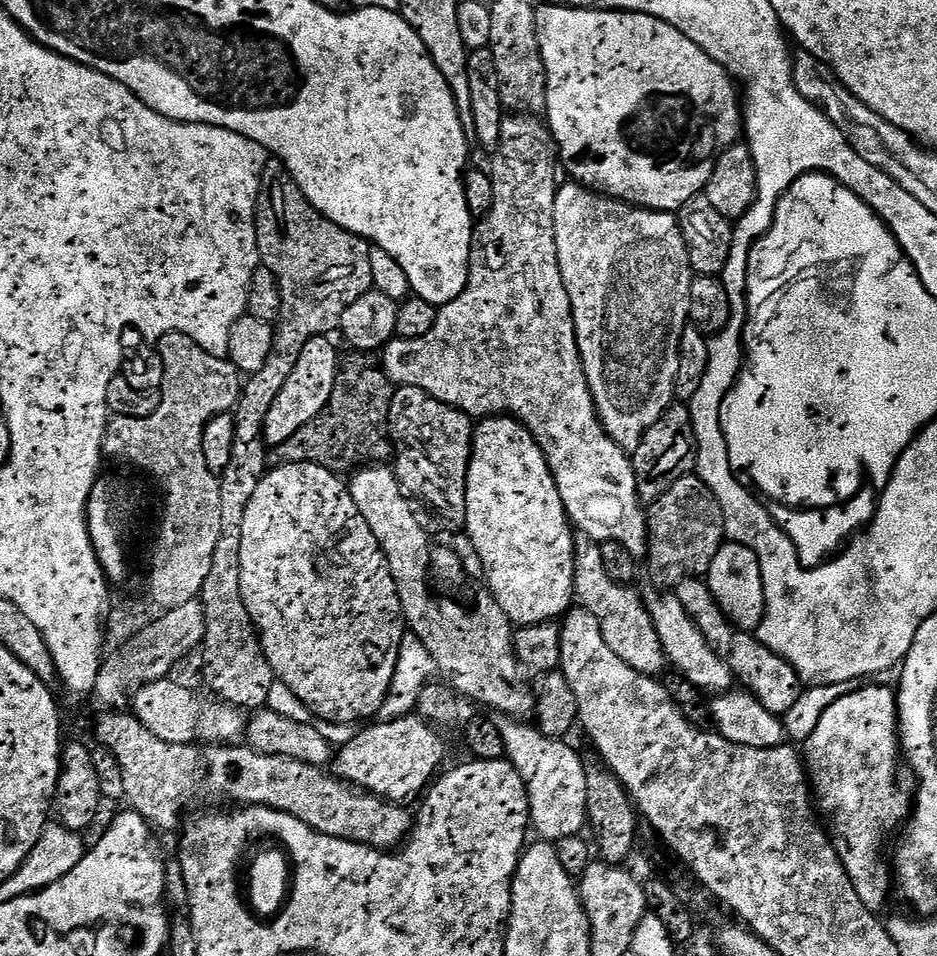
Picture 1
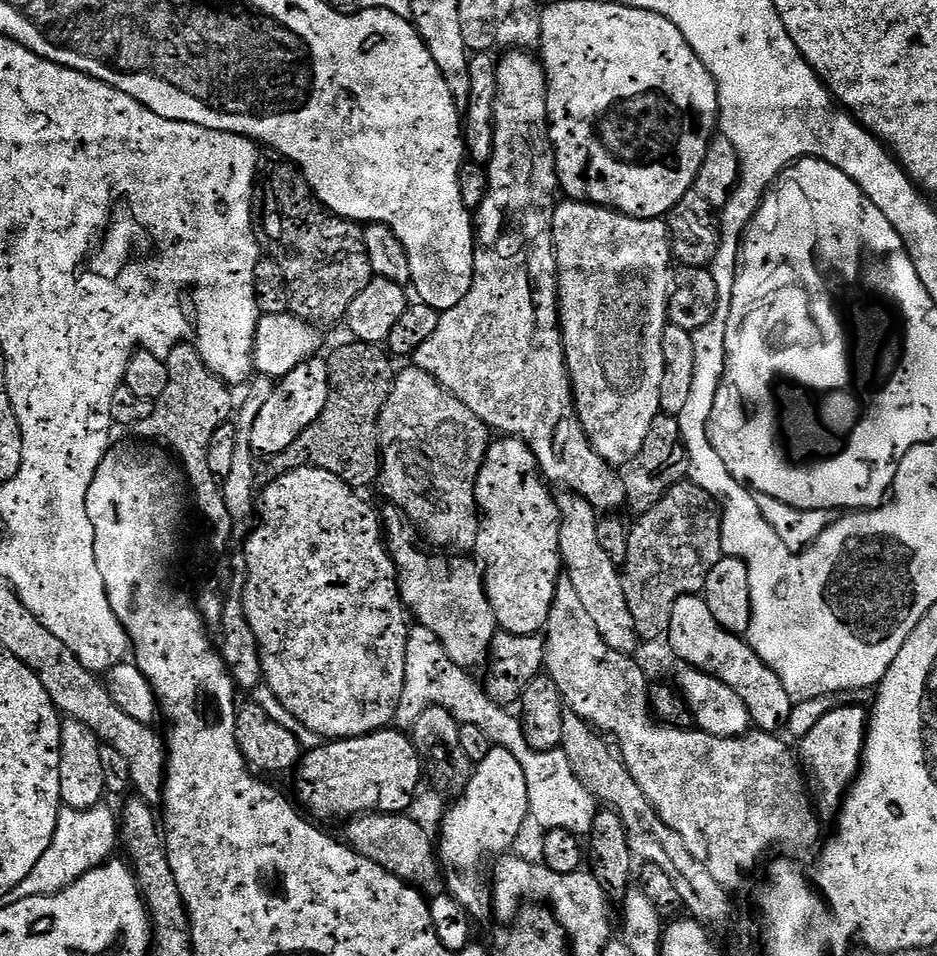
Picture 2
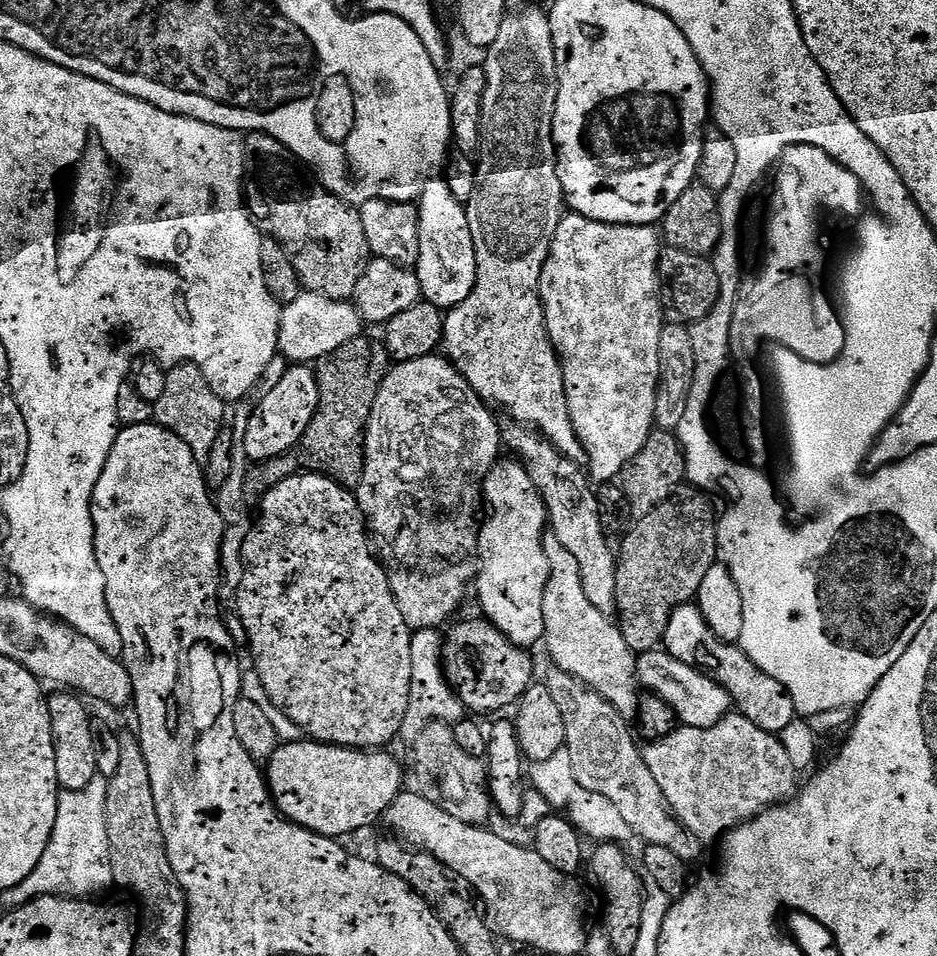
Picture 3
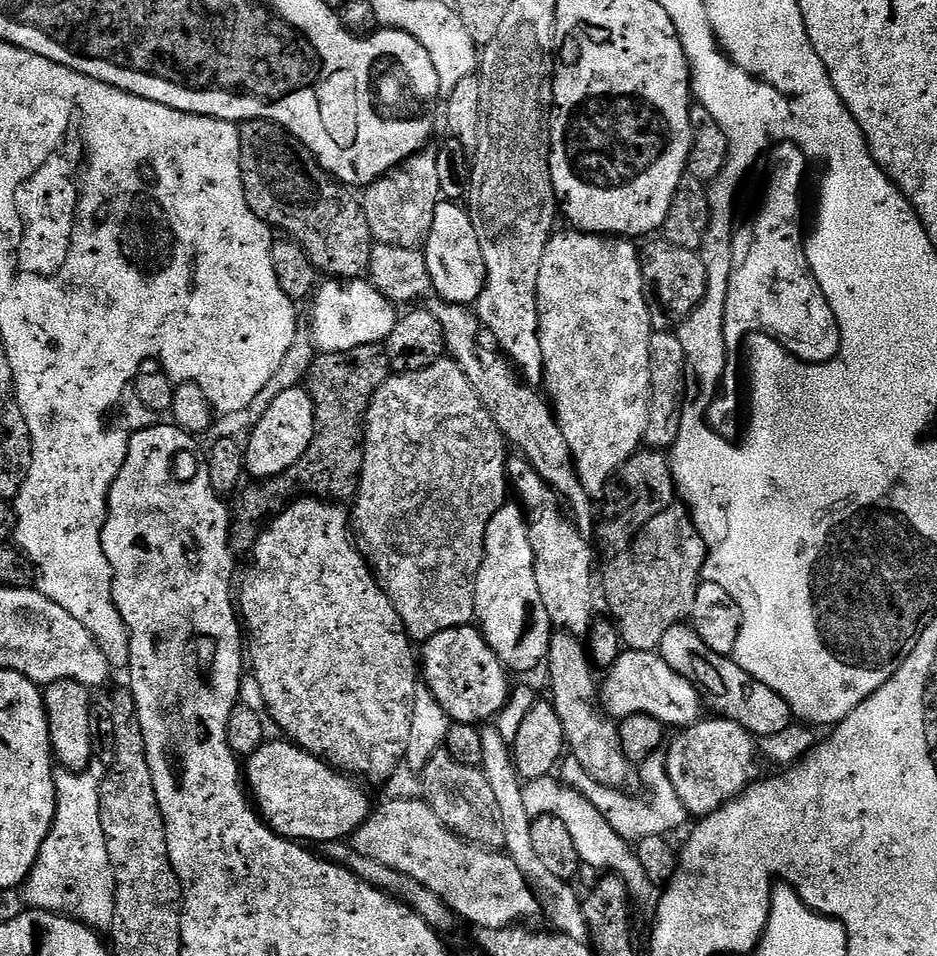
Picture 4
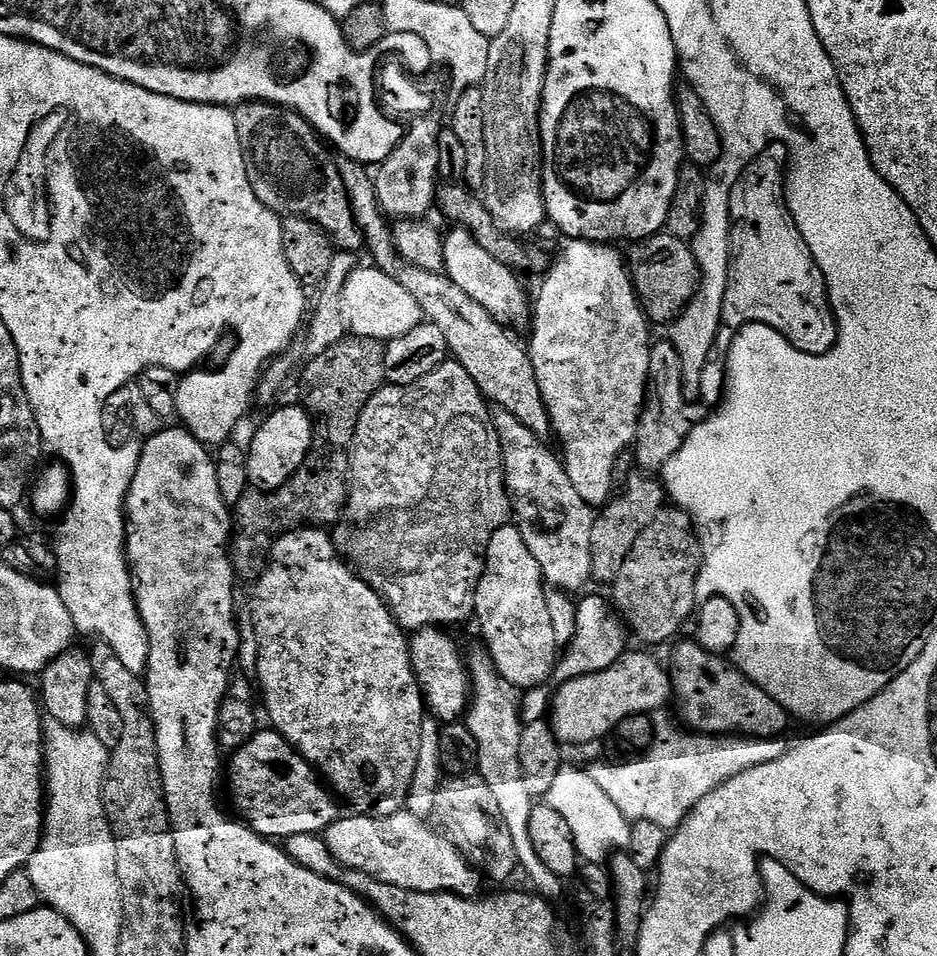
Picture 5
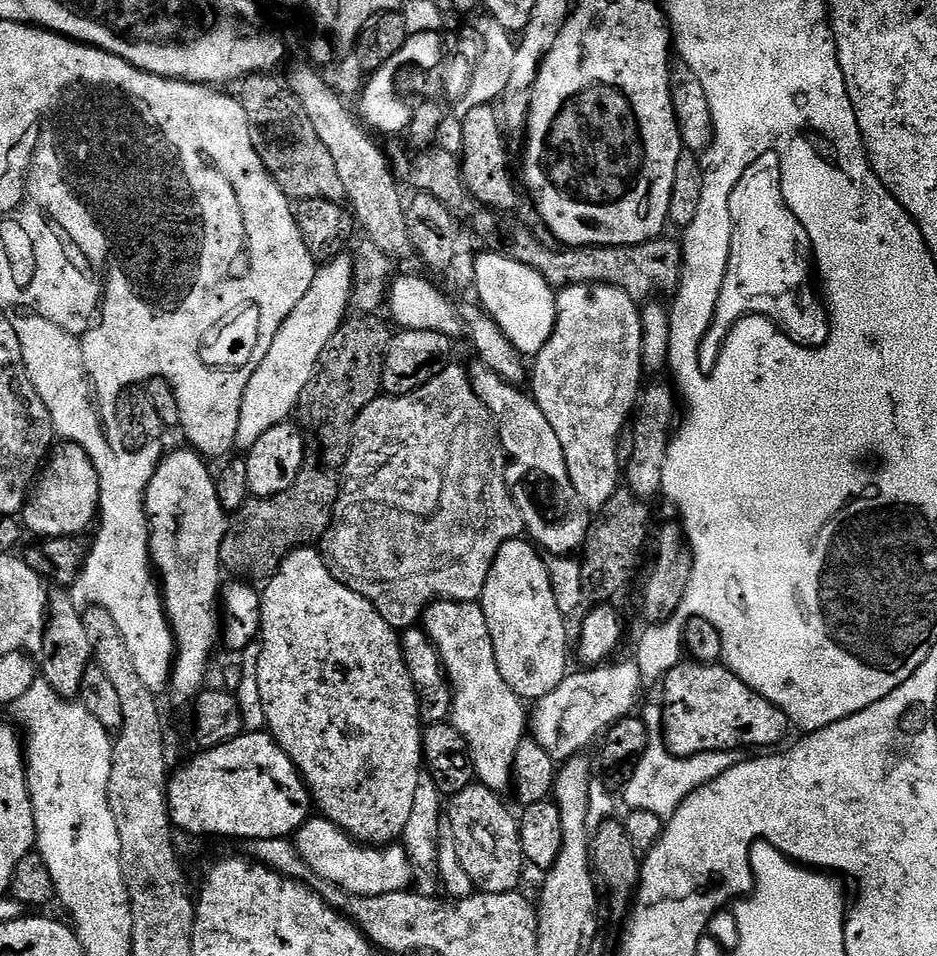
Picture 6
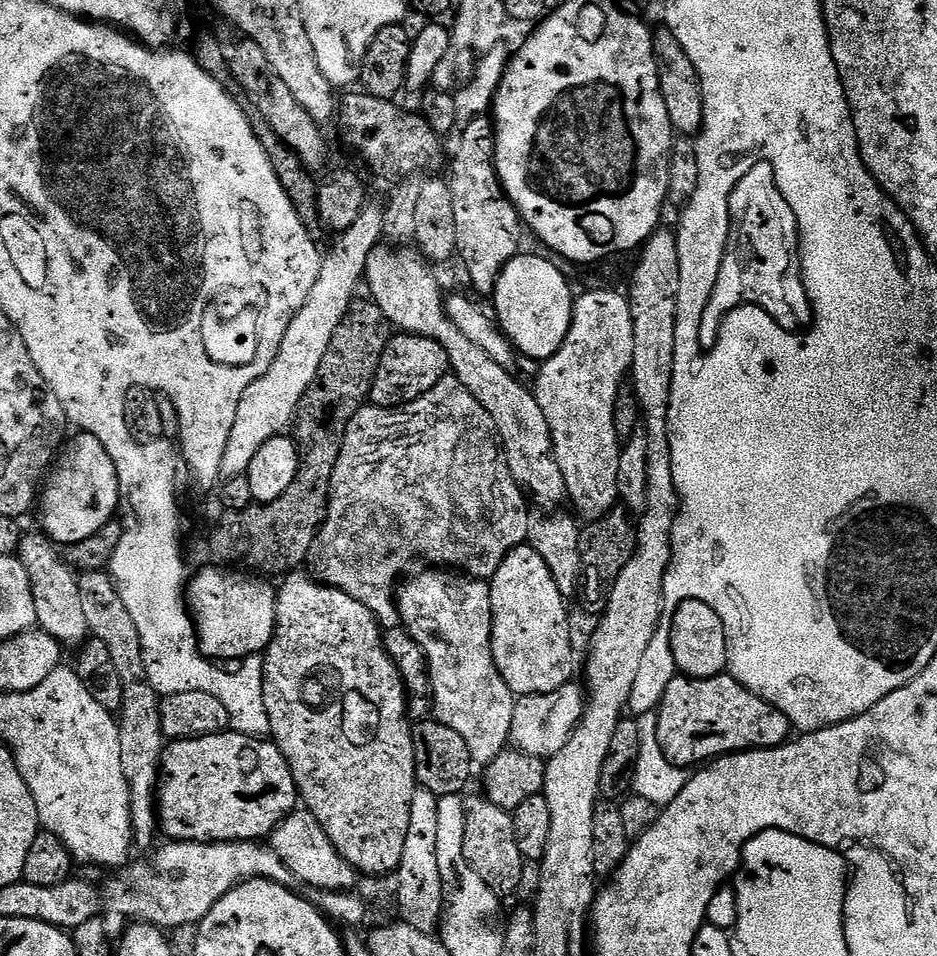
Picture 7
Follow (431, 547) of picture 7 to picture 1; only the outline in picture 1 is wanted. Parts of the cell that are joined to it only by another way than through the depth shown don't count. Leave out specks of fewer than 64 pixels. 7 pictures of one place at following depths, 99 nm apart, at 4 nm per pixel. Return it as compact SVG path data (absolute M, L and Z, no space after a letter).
M400 386L393 391L388 422L391 439L399 447L401 444L408 448L408 457L401 462L398 476L403 491L409 497L417 496L433 504L456 526L463 525L466 518L466 474L472 457L473 417L438 402L426 394L426 390Z

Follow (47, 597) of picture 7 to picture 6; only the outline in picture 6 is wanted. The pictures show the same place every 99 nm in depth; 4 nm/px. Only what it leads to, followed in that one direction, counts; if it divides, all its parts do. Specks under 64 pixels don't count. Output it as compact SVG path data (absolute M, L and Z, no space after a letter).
M56 590L48 598L48 615L46 617L46 627L44 630L44 646L38 656L38 672L42 679L53 688L60 696L65 698L76 698L80 695L82 686L82 674L86 674L89 664L93 663L92 647L90 638L86 634L86 626L81 609L73 603L71 595L64 590Z

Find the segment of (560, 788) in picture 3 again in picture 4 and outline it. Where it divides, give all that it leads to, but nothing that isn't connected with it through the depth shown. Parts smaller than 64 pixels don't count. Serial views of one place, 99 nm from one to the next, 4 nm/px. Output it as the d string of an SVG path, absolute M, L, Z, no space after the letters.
M657 754L644 761L638 768L638 780L648 787L648 804L644 800L635 800L632 796L627 796L627 791L619 788L608 788L605 784L598 783L594 778L590 778L590 774L586 774L586 770L582 770L582 762L571 758L565 759L562 764L562 772L564 768L563 783L570 788L575 788L578 794L584 795L586 799L592 803L602 815L607 816L610 826L617 831L618 835L629 842L639 842L642 838L650 838L651 836L668 836L676 832L684 823L690 820L686 806L682 802L682 798L678 798L678 794L674 790L674 786L668 777L668 761L663 755Z

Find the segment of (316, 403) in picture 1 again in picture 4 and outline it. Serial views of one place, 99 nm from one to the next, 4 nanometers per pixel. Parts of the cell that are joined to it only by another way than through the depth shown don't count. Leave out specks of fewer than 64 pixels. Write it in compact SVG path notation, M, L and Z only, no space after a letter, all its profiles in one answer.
M304 386L285 390L252 425L252 433L244 448L244 466L249 477L263 482L290 470L290 466L306 454L316 433L316 408L312 404L312 395Z

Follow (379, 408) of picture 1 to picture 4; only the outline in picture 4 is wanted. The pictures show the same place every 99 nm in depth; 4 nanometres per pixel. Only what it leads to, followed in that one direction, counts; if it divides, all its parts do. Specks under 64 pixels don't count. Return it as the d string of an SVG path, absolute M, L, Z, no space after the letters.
M363 344L354 350L326 352L315 357L306 379L308 393L316 408L314 438L304 457L290 466L290 470L263 482L245 483L239 489L230 504L233 553L251 553L269 517L299 496L329 502L351 501L355 497L360 488L359 475L364 461L364 425L368 407L372 395L388 381L389 375L388 353L379 344Z

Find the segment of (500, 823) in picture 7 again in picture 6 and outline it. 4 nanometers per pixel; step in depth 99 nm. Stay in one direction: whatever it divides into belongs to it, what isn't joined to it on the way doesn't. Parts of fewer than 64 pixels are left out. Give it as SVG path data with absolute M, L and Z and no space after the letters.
M479 782L467 784L462 791L455 792L446 804L446 828L454 838L454 846L458 850L458 862L462 862L462 870L470 874L472 887L476 892L489 892L490 894L506 894L515 892L521 886L520 879L524 876L526 861L522 854L520 841L520 826L517 817L500 801L497 793L489 790Z

